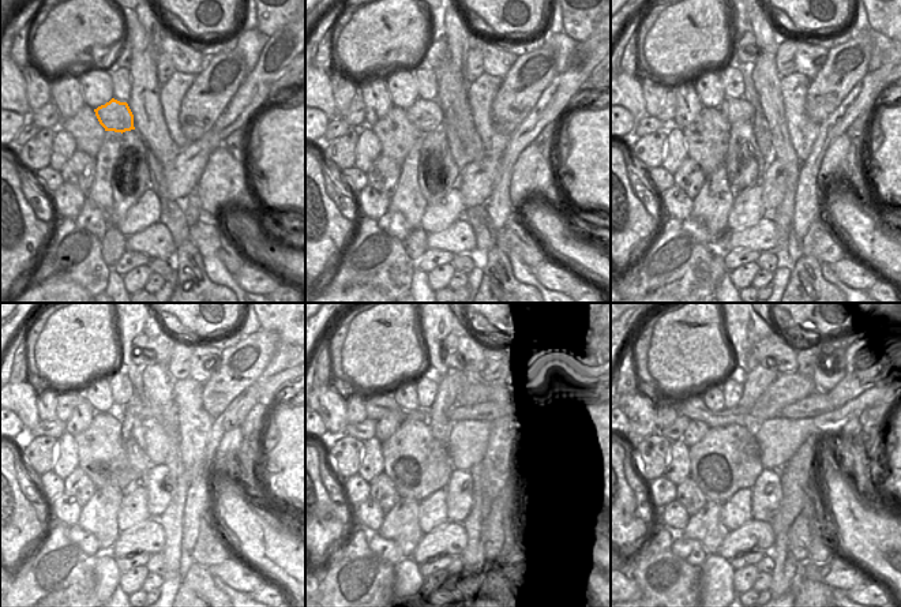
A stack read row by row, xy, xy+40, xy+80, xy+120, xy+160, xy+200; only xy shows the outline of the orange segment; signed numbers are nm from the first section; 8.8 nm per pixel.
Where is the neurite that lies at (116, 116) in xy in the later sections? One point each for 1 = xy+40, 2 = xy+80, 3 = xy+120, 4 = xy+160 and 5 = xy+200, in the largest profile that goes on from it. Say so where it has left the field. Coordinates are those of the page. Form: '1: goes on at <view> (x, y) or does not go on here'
1: goes on at xy+40 (427, 115)
2: goes on at xy+80 (735, 109)
3: goes on at xy+120 (136, 405)
4: goes on at xy+160 (488, 411)
5: goes on at xy+200 (818, 403)

